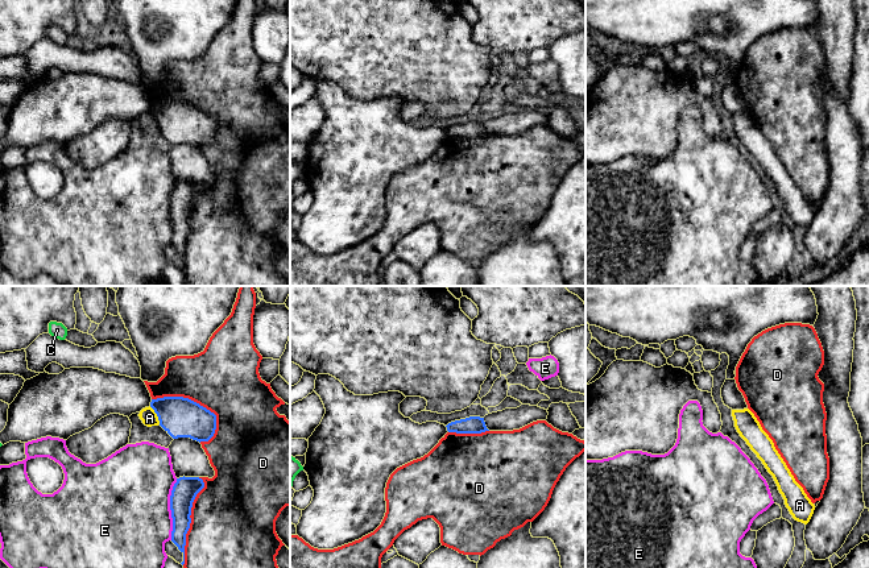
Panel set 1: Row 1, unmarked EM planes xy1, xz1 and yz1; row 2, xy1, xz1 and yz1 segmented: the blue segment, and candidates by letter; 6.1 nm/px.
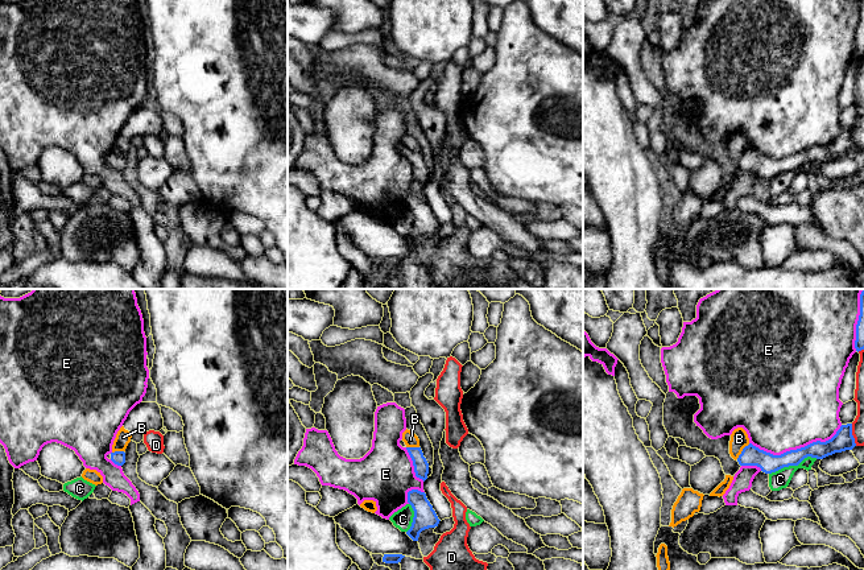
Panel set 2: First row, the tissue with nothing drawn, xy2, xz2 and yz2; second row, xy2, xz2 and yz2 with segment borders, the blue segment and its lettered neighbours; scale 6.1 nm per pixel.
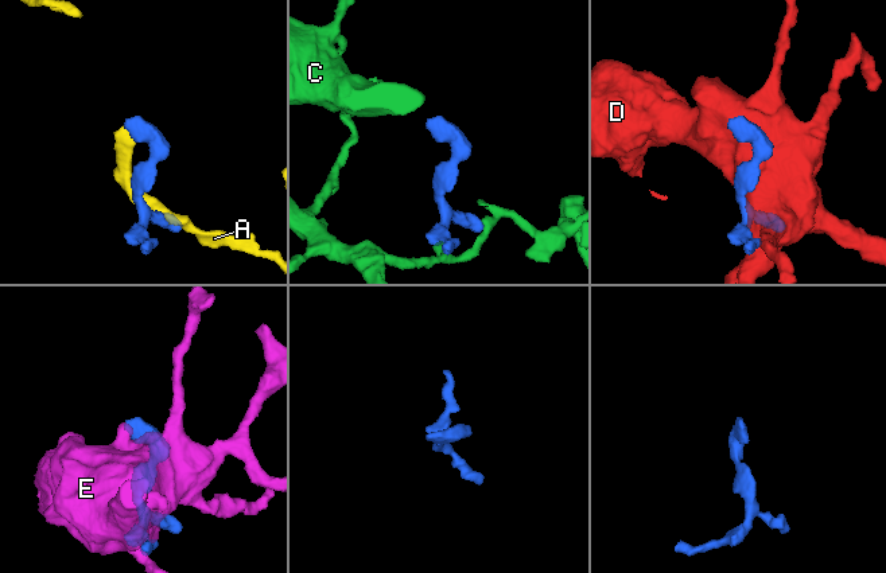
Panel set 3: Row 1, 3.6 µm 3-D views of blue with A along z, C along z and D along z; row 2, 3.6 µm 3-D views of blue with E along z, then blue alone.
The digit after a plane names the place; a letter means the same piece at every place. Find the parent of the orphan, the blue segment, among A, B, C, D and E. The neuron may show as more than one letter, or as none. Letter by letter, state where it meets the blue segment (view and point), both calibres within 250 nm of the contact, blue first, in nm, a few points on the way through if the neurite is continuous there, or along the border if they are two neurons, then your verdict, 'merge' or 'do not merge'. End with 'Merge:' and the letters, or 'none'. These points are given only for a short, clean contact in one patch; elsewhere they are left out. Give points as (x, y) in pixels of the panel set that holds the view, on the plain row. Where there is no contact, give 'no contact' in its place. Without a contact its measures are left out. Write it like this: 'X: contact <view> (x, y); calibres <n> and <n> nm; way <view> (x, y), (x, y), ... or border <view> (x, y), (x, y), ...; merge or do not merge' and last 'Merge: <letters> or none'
A: contact xy1 (157, 120); calibres 240 and 100 nm; do not merge
B: contact yz2 (743, 155); calibres 130 and 110 nm; do not merge
C: contact yz2 (793, 169); calibres 120 and 120 nm; border yz2 (817, 162), (807, 161), (797, 169), (784, 170), (769, 178); do not merge
D: contact xy1 (193, 106); calibres 240 and 420 nm; do not merge
E: contact yz2 (797, 153); calibres 120 and 500 nm; do not merge
Merge: none

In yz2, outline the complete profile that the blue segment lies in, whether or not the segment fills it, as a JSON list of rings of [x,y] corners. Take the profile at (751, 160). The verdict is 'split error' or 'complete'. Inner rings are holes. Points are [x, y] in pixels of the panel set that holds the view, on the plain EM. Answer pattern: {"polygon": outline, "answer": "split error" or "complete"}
{"polygon": [[[852,128],[842,129],[836,139],[826,146],[813,146],[805,152],[773,160],[749,148],[737,162],[740,170],[757,170],[765,178],[776,177],[784,172],[798,170],[805,162],[823,164],[835,157],[852,154],[856,150],[852,140]]], "answer": "complete"}

